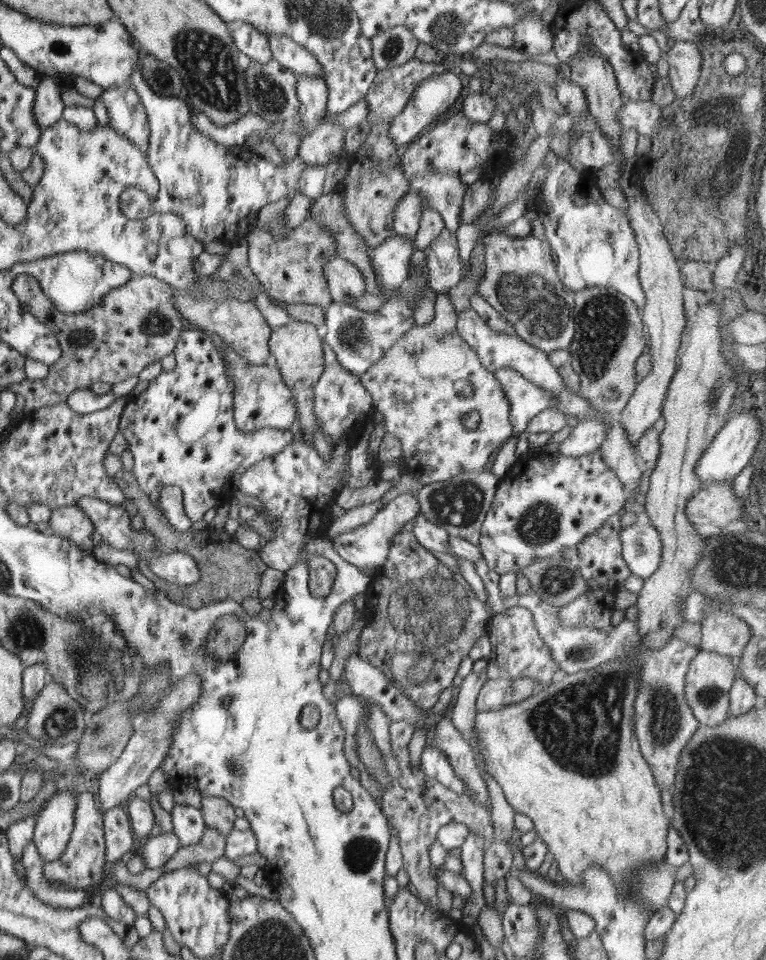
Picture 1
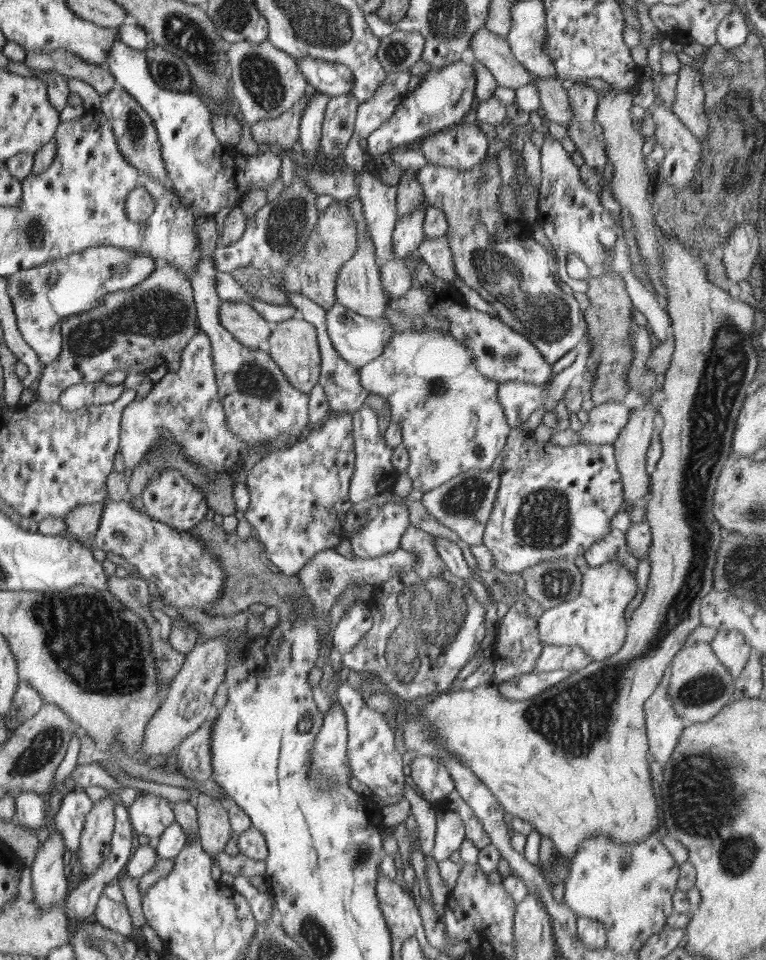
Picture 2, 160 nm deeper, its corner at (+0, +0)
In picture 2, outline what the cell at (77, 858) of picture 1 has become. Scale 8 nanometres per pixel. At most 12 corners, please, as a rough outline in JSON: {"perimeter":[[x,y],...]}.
{"perimeter":[[84,792],[68,794],[53,824],[66,848],[80,846],[94,803]]}

